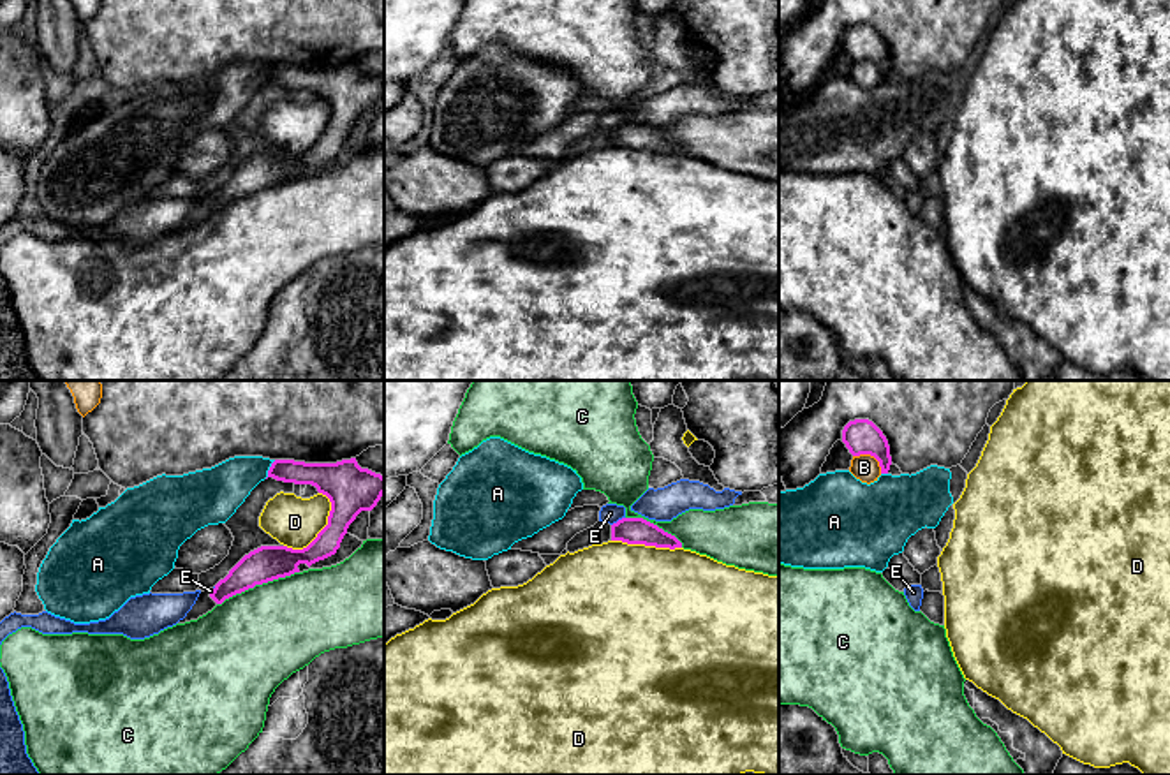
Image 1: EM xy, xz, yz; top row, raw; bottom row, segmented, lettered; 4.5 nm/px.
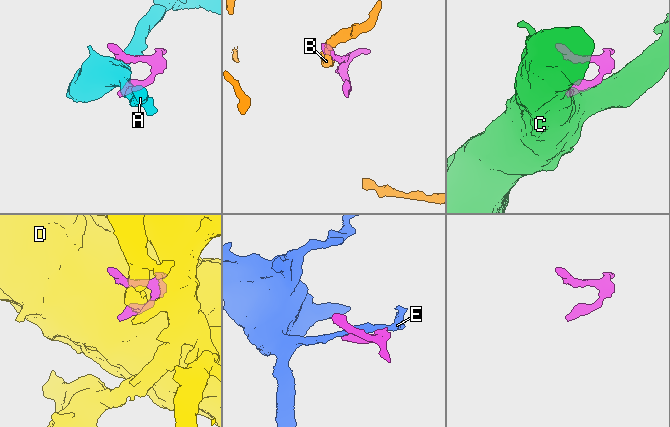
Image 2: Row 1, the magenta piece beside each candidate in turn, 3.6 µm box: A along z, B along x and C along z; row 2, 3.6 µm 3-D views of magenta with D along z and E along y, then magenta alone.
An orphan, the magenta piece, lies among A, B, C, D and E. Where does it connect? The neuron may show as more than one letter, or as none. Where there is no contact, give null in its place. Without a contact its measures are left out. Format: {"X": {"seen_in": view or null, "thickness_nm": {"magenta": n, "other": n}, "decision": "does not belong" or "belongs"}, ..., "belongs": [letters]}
{"A": {"seen_in": "xy", "thickness_nm": {"magenta": 120, "other": 220}, "decision": "does not belong"}, "B": {"seen_in": "yz", "thickness_nm": {"magenta": 160, "other": 120}, "decision": "does not belong"}, "C": {"seen_in": "xy", "thickness_nm": {"magenta": 160, "other": 440}, "decision": "does not belong"}, "D": {"seen_in": "xy", "thickness_nm": {"magenta": 220, "other": 240}, "decision": "does not belong"}, "E": {"seen_in": "xz", "thickness_nm": {"magenta": 130, "other": 90}, "decision": "does not belong"}, "belongs": []}

